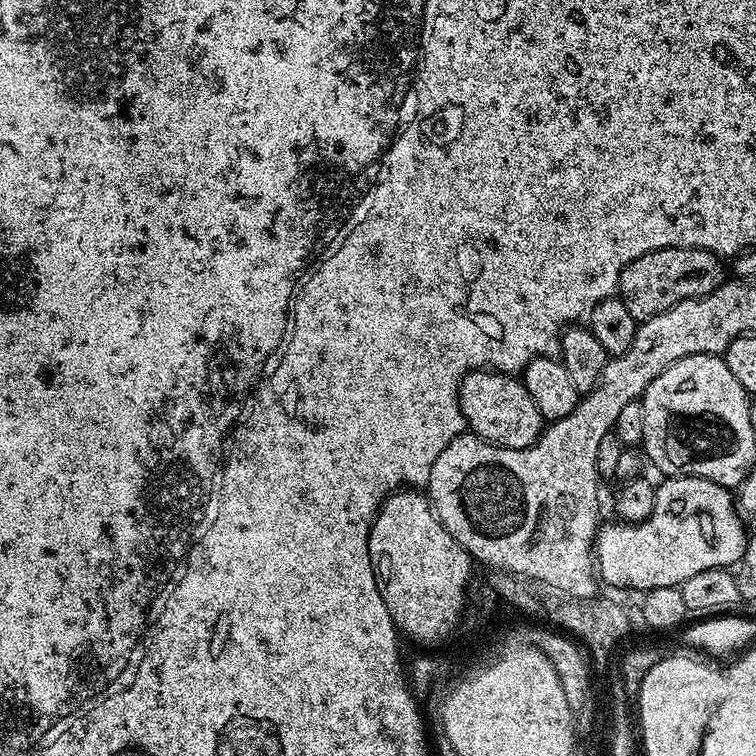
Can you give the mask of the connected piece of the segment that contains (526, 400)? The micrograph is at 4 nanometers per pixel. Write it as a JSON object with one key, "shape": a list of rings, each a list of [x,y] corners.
{"shape":[[[491,370],[470,372],[460,383],[460,409],[465,425],[480,439],[499,448],[531,448],[546,424],[523,382],[515,375]]]}

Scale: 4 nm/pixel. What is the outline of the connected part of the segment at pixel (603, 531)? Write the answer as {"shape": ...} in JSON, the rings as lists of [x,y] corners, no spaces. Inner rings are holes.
{"shape":[[[673,476],[663,482],[664,485],[661,483],[657,487],[654,514],[650,514],[650,518],[646,518],[641,524],[605,523],[596,533],[594,559],[598,576],[612,588],[637,588],[637,593],[640,594],[658,586],[679,588],[680,584],[693,574],[702,574],[702,570],[711,568],[731,569],[739,564],[742,558],[746,539],[743,524],[745,521],[738,511],[733,493],[731,496],[728,493],[731,491],[725,485],[697,476]]]}

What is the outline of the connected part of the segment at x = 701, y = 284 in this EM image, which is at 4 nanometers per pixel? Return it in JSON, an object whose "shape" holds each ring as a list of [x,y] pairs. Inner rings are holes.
{"shape":[[[663,248],[642,254],[642,258],[634,258],[634,262],[622,270],[618,299],[624,303],[626,310],[630,310],[637,322],[646,321],[670,310],[678,302],[710,294],[725,283],[726,275],[720,259],[717,253],[701,248]]]}

